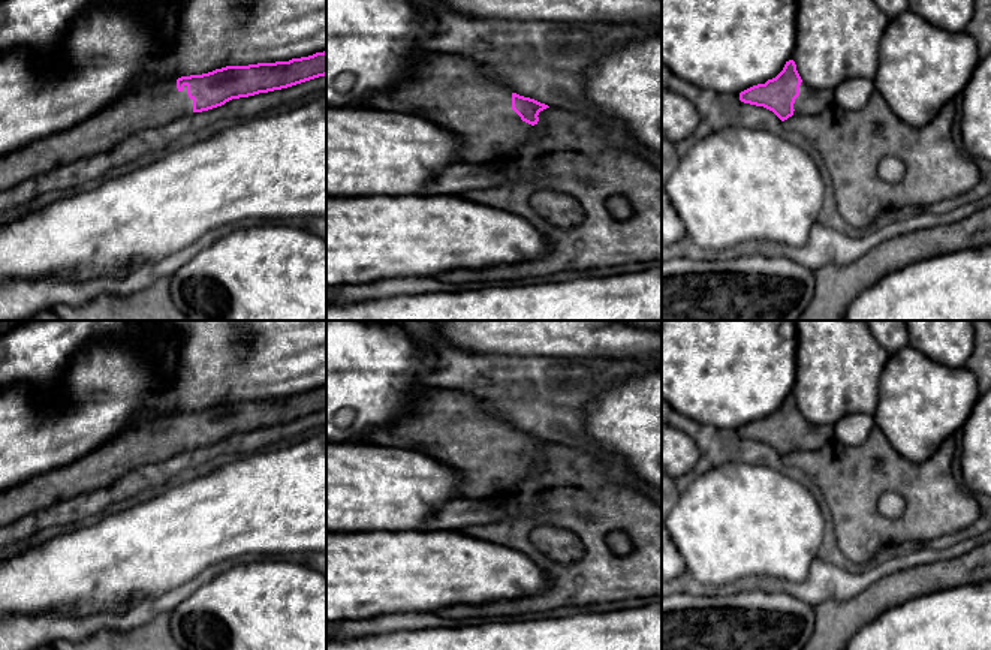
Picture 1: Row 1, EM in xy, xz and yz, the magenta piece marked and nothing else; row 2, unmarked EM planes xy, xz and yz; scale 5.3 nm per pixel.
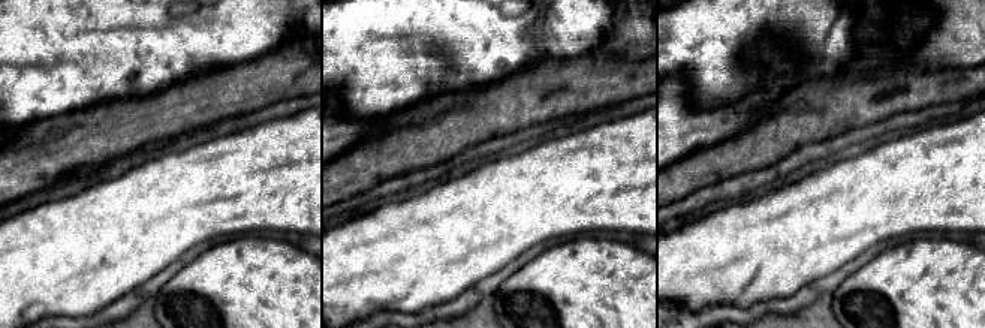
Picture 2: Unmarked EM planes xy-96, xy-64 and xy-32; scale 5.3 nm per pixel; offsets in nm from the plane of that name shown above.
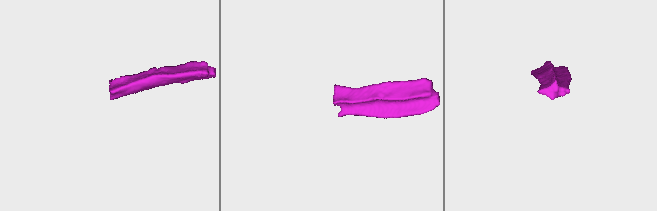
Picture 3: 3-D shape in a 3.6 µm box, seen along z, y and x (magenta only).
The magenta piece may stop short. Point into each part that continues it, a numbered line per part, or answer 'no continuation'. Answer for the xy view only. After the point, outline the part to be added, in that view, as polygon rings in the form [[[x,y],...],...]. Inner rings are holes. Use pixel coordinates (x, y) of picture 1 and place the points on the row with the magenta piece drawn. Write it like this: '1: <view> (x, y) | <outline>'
1: xy (159, 104) | [[[174,78],[135,87],[79,124],[0,156],[0,192],[106,151],[138,130],[160,127],[192,112],[187,85],[180,91]]]

